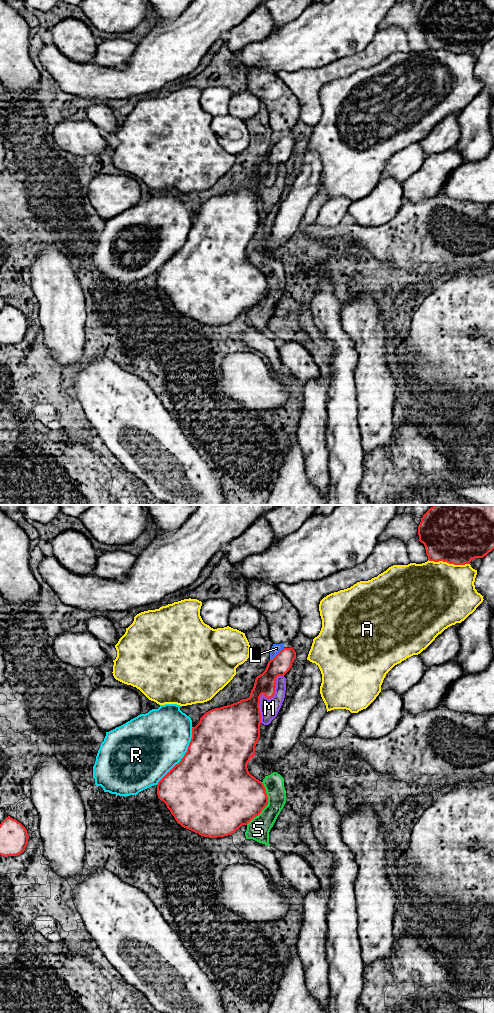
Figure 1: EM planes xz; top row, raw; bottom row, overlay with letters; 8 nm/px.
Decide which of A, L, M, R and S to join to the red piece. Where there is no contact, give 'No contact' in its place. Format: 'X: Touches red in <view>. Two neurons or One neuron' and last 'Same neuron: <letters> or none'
A: Touches red in xz. Two neurons
L: Touches red in xz. Two neurons
M: Touches red in xz. Two neurons
R: Touches red in xz. Two neurons
S: Touches red in xz. Two neurons
Same neuron: none

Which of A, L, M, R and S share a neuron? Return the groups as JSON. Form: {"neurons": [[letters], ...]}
{"neurons": [["A"], ["L", "M", "S"], ["R"]]}

